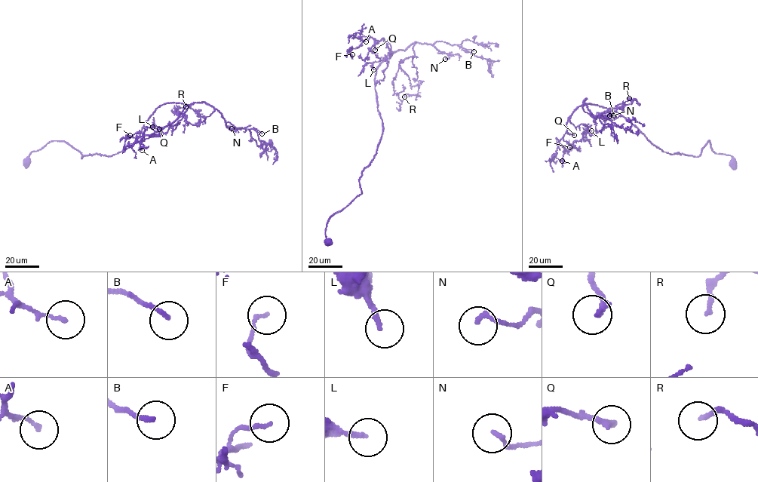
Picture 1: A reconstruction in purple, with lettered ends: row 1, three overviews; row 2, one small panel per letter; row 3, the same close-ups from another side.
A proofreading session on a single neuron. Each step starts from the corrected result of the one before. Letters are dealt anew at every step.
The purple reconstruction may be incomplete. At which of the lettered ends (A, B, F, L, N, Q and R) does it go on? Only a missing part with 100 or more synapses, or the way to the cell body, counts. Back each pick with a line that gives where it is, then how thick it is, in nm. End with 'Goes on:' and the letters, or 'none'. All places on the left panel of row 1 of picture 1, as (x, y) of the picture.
Goes on: none

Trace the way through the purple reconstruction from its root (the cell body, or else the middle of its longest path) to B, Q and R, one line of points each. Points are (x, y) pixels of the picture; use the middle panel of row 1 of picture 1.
B: (329, 241), (327, 221), (361, 193), (359, 178), (381, 139), (378, 64), (416, 43), (442, 41), (474, 51)
Q: (329, 241), (327, 221), (361, 193), (359, 178), (383, 129), (375, 79), (389, 49), (382, 38), (375, 50)
R: (329, 241), (327, 221), (361, 193), (359, 178), (381, 139), (376, 68), (415, 41), (418, 93), (404, 96)

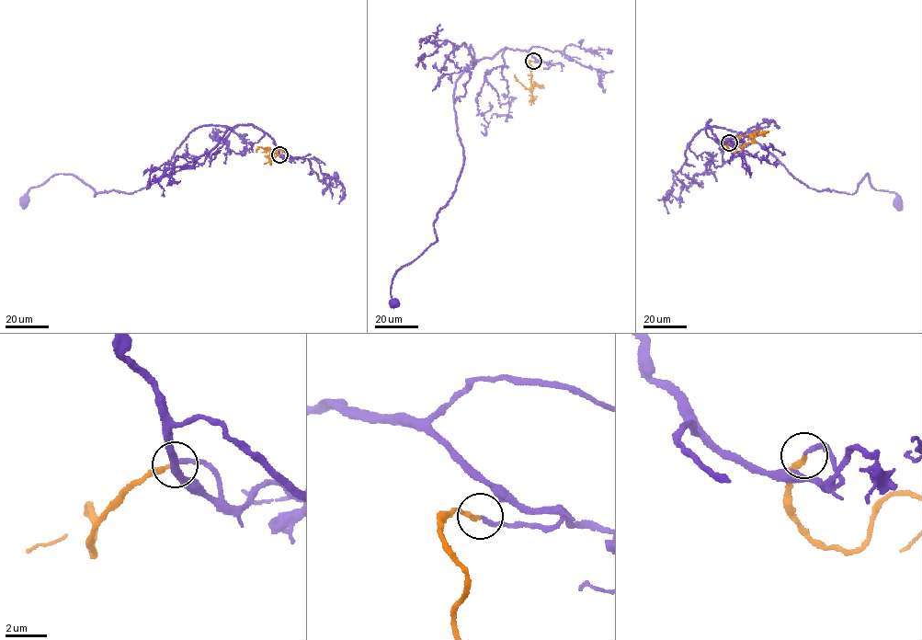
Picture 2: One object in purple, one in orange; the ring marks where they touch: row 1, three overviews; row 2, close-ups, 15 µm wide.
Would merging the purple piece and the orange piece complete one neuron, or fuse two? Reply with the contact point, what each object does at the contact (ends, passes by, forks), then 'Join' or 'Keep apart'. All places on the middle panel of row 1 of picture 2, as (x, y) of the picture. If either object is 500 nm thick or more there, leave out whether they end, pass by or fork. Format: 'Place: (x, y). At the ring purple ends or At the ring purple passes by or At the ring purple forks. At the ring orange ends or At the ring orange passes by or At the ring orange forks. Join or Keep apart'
Place: (533, 61). At the ring purple ends. At the ring orange ends. Join

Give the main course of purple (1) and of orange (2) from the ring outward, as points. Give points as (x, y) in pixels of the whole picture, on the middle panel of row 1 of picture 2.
1: (533, 61), (541, 61), (502, 49), (458, 79), (460, 176), (434, 222), (437, 240), (395, 273), (395, 302)
2: (533, 61), (529, 62), (532, 88), (525, 88), (515, 74)

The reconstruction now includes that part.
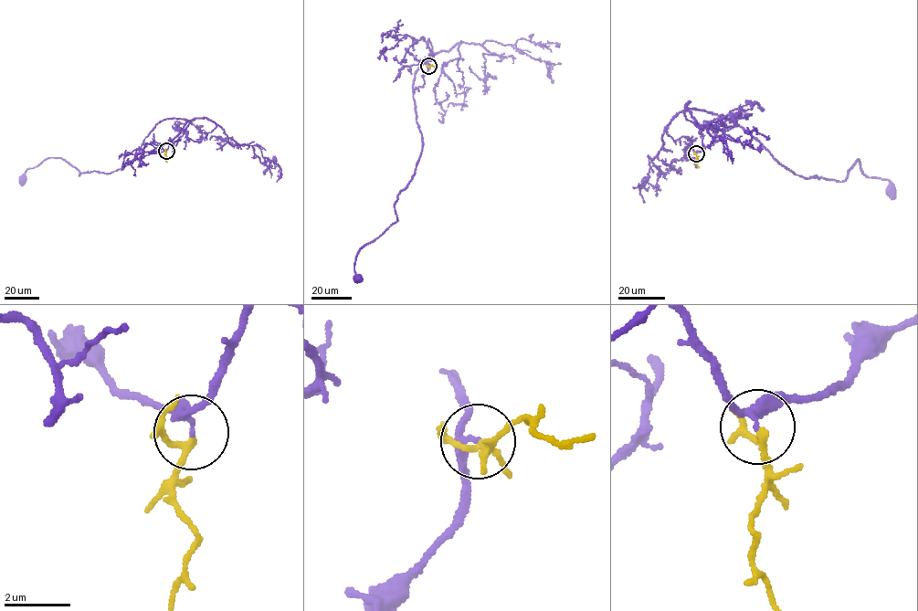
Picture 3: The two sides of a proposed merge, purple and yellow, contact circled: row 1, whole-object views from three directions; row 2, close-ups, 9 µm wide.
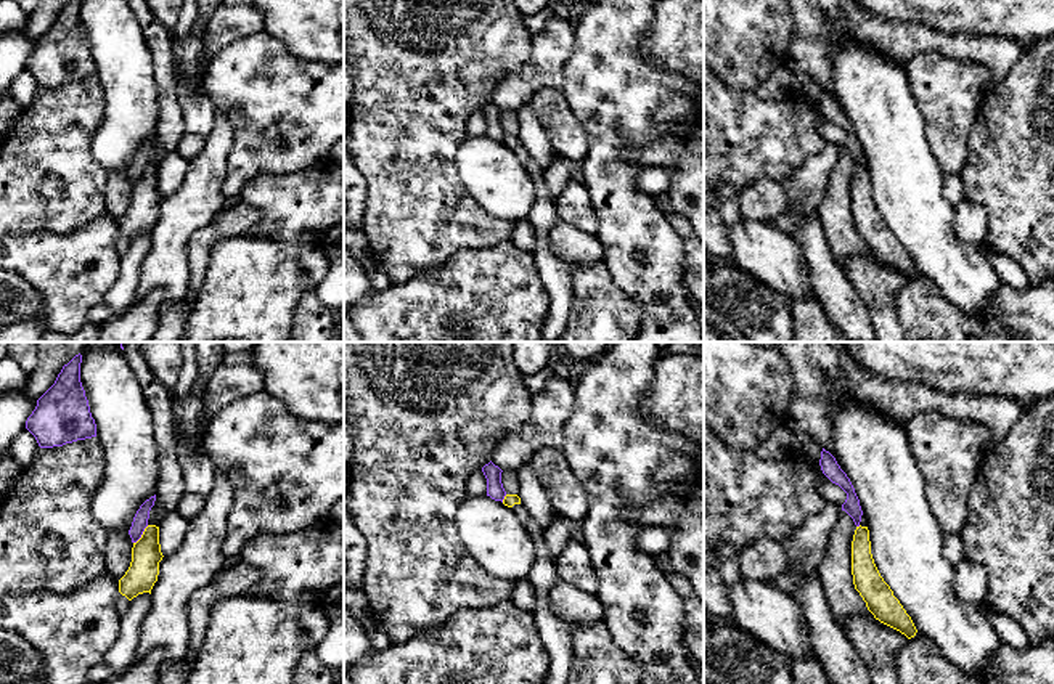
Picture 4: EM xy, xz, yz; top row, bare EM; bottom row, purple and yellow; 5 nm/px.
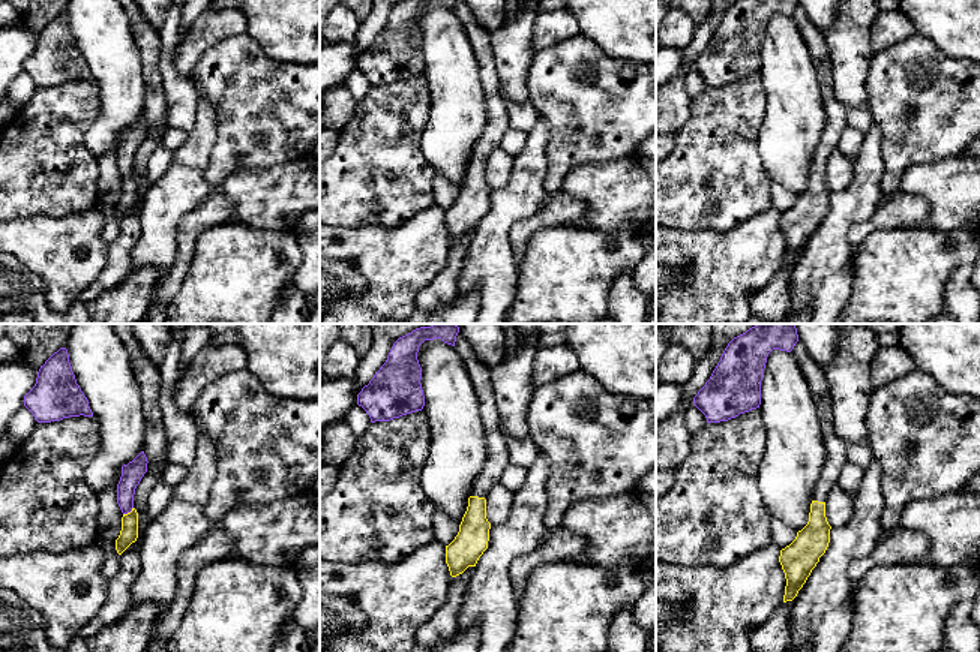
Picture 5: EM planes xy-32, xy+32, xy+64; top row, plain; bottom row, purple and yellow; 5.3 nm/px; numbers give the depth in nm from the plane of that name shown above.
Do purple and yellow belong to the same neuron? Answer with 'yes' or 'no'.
no

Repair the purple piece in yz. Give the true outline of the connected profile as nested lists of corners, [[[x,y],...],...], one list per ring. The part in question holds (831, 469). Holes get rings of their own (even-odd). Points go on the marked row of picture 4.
[[[824,448],[821,451],[819,466],[823,474],[847,493],[847,499],[842,504],[842,511],[845,511],[853,519],[855,525],[860,527],[863,511],[850,478],[840,469],[835,458]]]

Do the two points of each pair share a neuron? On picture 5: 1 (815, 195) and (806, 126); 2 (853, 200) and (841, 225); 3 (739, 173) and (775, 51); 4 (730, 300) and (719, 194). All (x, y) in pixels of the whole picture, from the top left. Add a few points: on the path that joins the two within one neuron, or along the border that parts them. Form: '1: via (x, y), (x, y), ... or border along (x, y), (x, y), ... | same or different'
1: border along (823, 134), (814, 155), (809, 185), (797, 197) | different
2: via (850, 206), (841, 219) | same
3: border along (758, 72), (766, 96), (763, 123) | different
4: border along (754, 215), (725, 231), (689, 231) | different

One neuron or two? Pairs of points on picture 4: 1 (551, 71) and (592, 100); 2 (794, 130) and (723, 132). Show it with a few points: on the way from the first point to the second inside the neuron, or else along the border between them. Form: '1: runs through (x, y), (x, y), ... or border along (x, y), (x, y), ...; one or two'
1: border along (576, 44), (564, 66), (564, 82), (559, 87); two
2: runs through (776, 132), (741, 132); one

